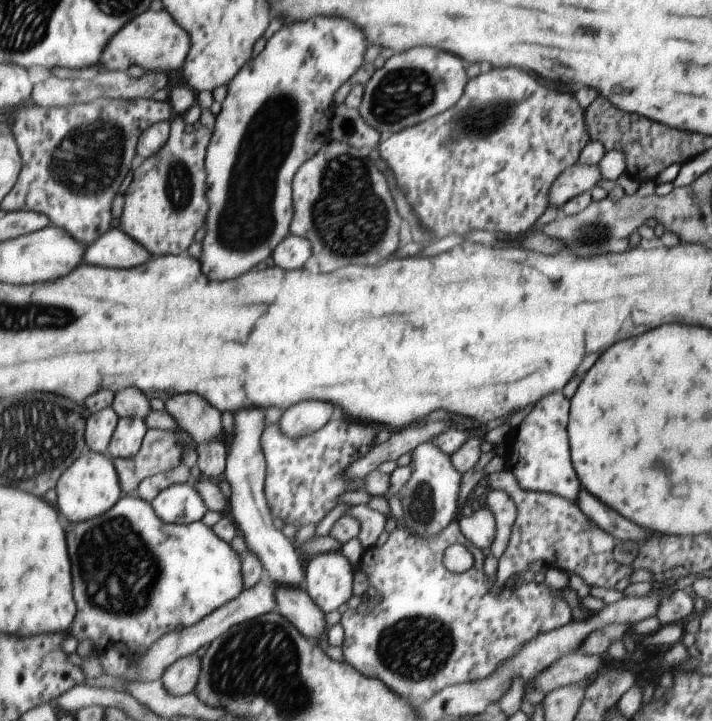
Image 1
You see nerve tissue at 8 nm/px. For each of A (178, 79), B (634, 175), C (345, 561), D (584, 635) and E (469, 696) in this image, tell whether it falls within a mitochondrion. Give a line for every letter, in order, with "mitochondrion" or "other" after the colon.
A: other
B: other
C: other
D: other
E: other

